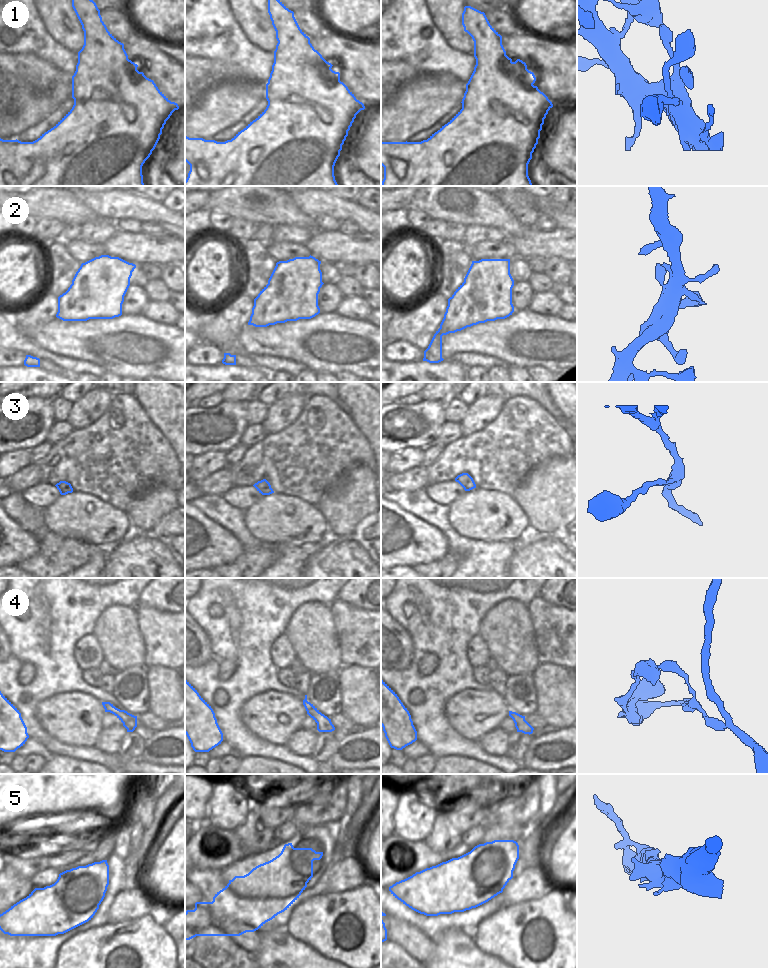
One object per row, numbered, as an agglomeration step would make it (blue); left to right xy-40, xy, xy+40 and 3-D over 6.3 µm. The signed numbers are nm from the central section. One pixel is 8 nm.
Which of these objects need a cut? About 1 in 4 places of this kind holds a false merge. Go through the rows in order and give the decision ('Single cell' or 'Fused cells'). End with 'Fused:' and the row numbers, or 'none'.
1: Single cell
2: Single cell
3: Single cell
4: Single cell
5: Single cell
Fused: none.

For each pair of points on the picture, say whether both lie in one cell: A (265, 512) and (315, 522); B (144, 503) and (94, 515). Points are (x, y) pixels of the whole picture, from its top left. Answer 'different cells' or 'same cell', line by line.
A: same cell
B: different cells

